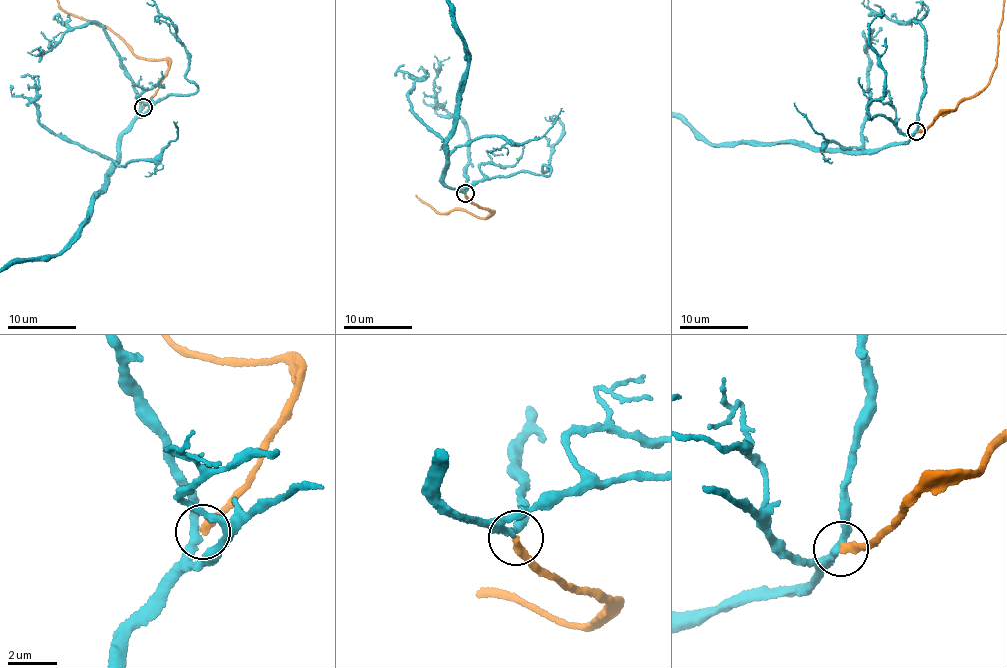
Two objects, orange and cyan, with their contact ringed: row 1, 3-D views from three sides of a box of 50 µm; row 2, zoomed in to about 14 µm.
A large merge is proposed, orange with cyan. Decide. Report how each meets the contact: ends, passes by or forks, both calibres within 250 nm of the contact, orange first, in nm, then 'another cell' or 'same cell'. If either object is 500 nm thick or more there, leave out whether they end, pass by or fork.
orange ends; cyan passes by; calibres 300 and 280 nm; another cell

